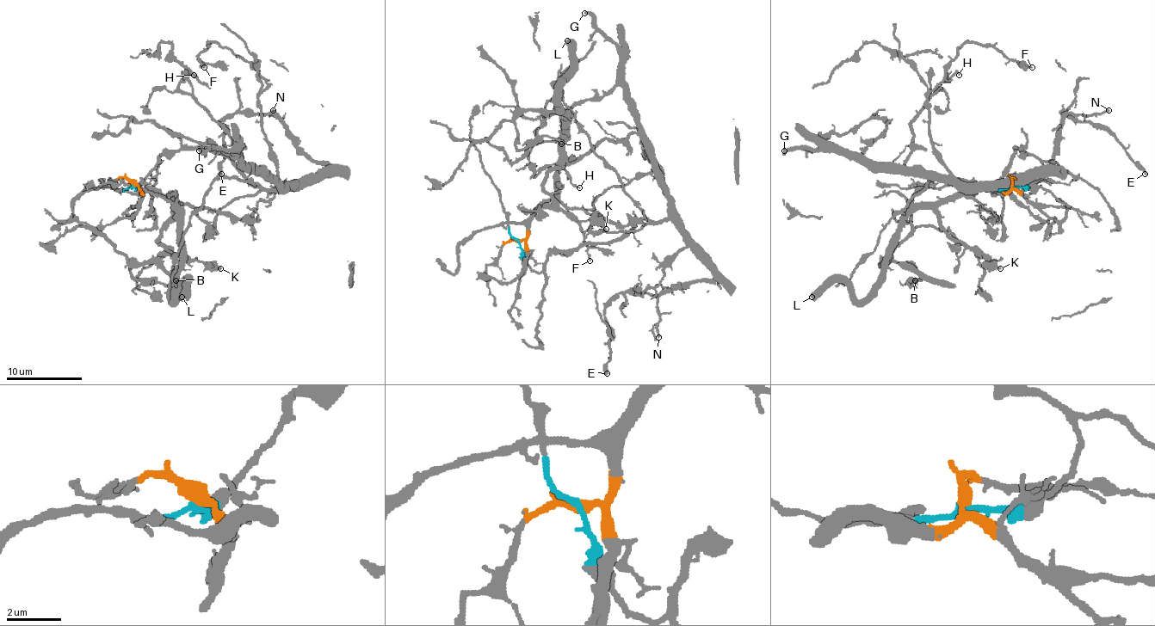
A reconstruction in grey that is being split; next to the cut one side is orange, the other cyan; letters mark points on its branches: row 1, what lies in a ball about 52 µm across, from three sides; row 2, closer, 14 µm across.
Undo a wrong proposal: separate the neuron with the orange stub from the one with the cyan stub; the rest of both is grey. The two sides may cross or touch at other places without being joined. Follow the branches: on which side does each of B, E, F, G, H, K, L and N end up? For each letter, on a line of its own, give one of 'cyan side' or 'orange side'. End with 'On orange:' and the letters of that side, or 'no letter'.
B: orange side
E: cyan side
F: cyan side
G: cyan side
H: cyan side
K: orange side
L: orange side
N: cyan side
On orange: B, K, L

